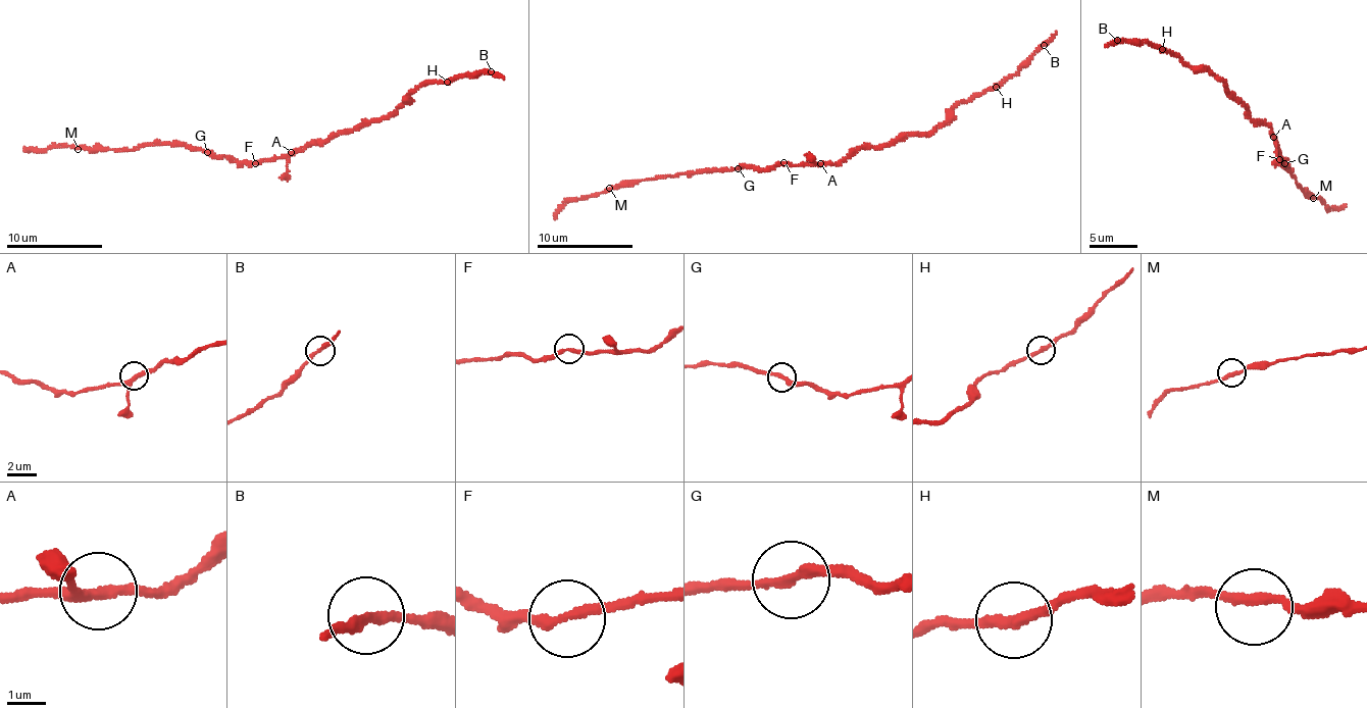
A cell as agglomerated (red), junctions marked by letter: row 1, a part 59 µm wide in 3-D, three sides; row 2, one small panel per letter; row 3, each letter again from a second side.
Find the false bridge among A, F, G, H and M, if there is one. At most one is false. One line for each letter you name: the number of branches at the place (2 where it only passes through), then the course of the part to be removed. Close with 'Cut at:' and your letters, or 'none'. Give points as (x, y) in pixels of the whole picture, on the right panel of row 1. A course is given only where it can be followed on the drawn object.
Cut at: none

